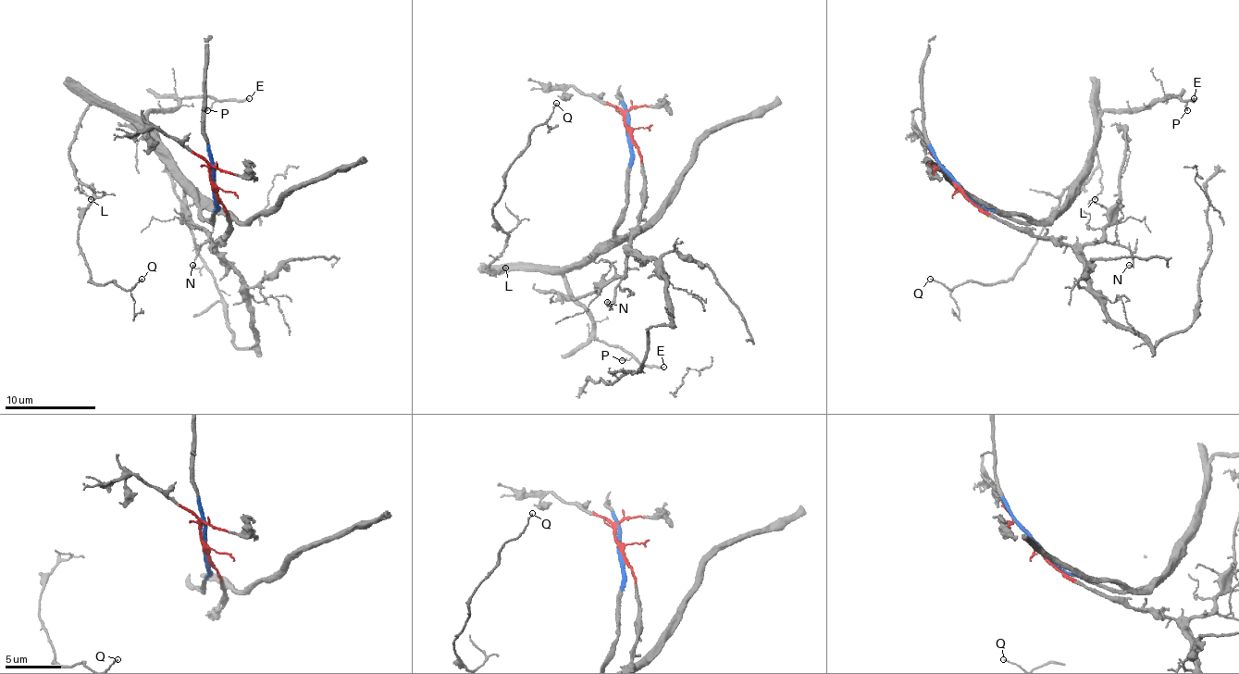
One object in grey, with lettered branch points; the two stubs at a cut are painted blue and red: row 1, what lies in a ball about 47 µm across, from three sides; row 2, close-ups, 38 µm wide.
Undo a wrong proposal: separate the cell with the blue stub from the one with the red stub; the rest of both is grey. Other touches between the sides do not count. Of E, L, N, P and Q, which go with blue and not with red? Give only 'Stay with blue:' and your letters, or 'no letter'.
Stay with blue: E, L, P, Q

